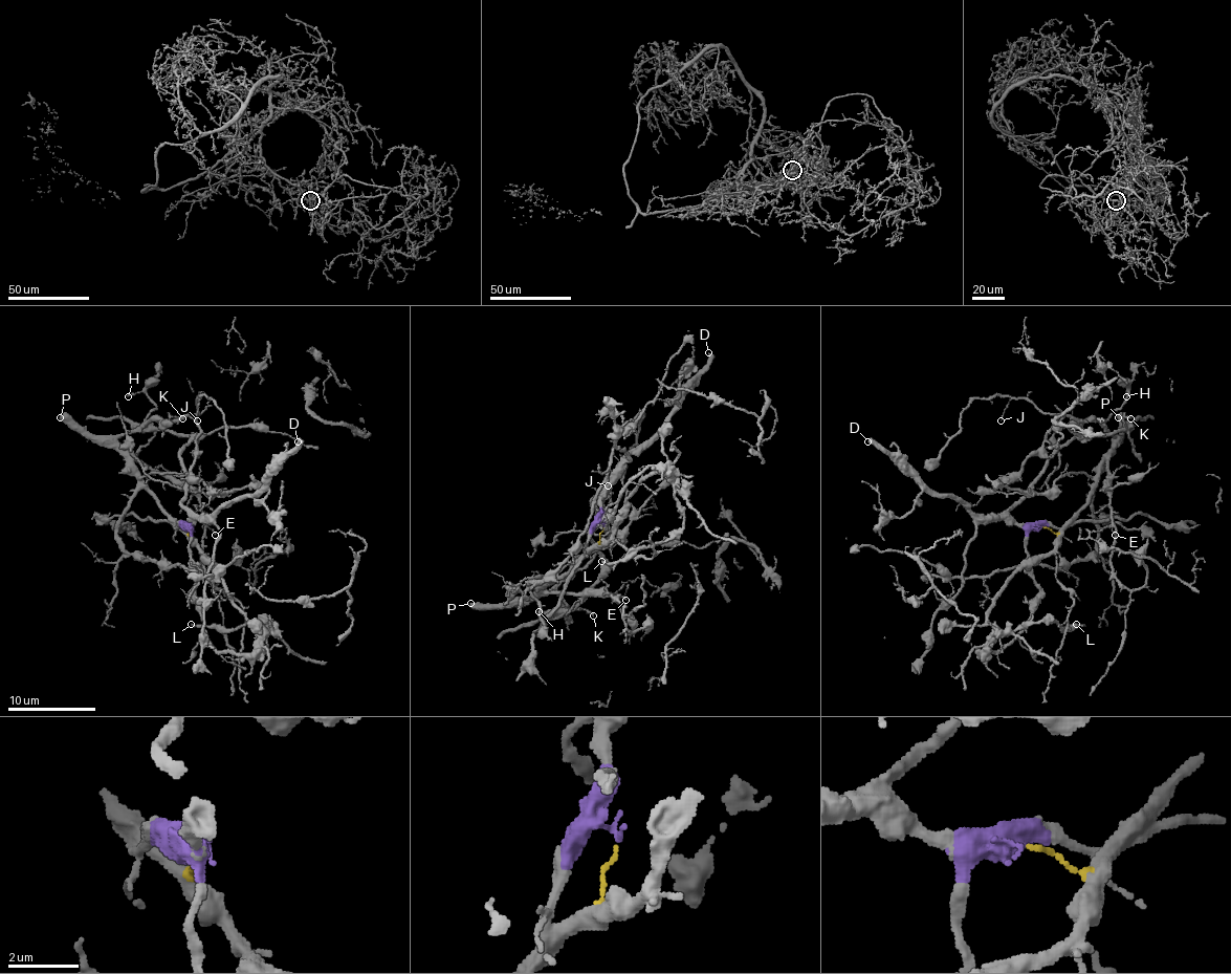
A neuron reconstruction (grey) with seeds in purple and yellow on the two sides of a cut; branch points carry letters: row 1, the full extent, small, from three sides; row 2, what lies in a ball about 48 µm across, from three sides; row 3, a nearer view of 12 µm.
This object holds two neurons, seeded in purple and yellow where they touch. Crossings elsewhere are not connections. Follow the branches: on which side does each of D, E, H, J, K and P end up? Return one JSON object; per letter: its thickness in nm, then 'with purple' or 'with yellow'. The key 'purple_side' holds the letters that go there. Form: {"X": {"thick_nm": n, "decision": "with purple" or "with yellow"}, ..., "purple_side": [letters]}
{"D": {"thick_nm": 400, "decision": "with purple"}, "E": {"thick_nm": 100, "decision": "with yellow"}, "H": {"thick_nm": 140, "decision": "with yellow"}, "J": {"thick_nm": 100, "decision": "with yellow"}, "K": {"thick_nm": 170, "decision": "with purple"}, "P": {"thick_nm": 500, "decision": "with yellow"}, "purple_side": ["D", "K"]}

